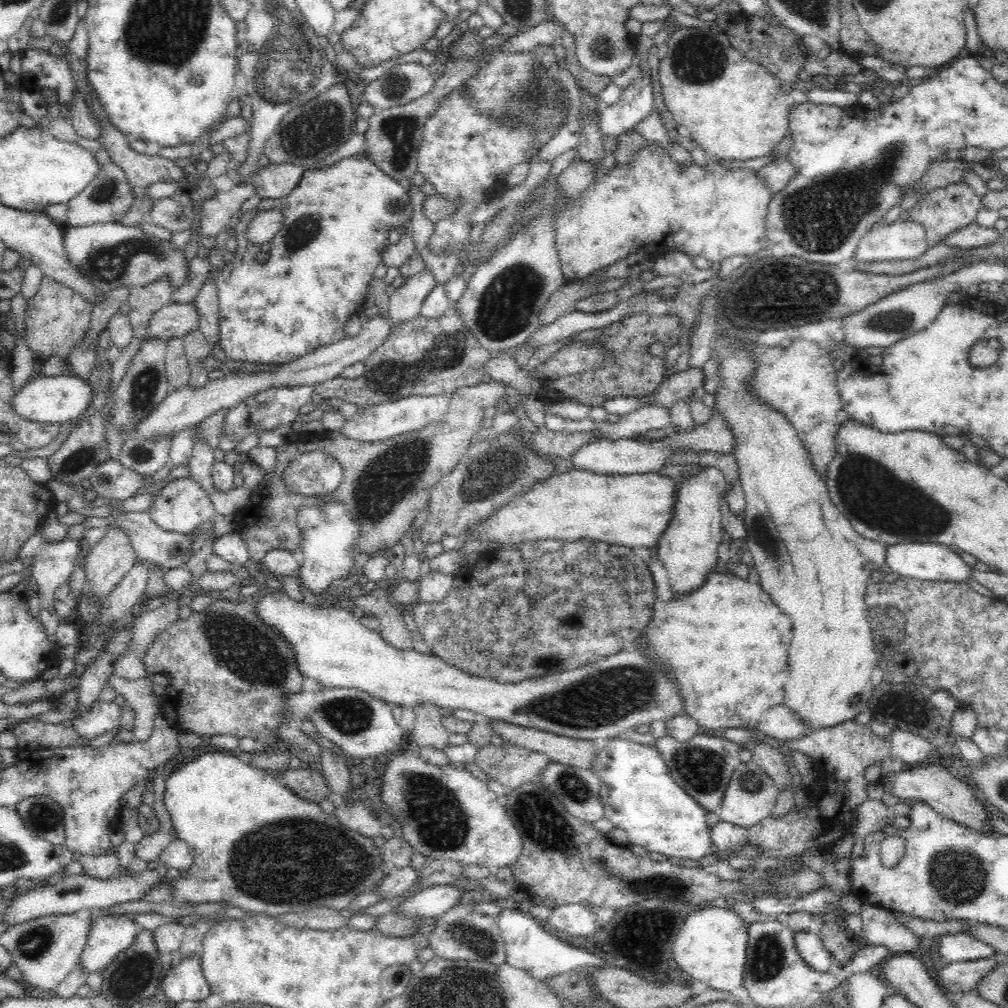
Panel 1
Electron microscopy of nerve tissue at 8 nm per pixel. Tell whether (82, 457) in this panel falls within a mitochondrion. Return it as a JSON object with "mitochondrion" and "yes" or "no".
{"mitochondrion":"yes"}

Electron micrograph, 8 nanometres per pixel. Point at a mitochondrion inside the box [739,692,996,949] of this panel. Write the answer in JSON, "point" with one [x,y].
{"point":[957,876]}

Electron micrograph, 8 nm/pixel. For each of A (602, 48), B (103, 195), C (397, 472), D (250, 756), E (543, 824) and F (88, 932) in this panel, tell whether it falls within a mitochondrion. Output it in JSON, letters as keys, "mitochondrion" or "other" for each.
{"A":"mitochondrion","B":"mitochondrion","C":"mitochondrion","D":"other","E":"mitochondrion","F":"other"}

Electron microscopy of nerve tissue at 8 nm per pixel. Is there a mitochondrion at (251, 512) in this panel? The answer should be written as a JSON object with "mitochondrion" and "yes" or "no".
{"mitochondrion":"no"}

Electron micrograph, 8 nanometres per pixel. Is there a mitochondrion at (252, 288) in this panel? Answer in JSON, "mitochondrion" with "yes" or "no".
{"mitochondrion":"no"}

